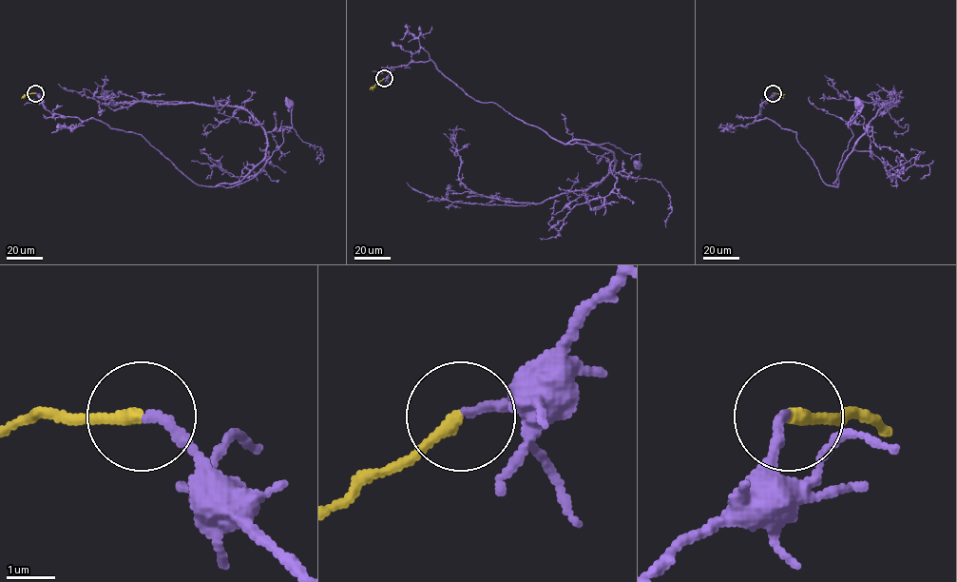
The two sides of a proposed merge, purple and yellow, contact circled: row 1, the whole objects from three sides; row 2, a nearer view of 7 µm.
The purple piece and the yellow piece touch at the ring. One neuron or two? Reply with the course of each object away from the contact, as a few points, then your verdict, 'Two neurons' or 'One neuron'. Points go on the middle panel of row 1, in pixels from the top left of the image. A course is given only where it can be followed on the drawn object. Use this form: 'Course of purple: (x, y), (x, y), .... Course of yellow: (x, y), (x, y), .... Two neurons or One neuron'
Course of purple: (384, 78), (392, 67), (430, 60), (478, 101), (564, 144), (608, 143), (631, 159), (641, 154), (639, 164). Course of yellow: (384, 78), (370, 89). One neuron

